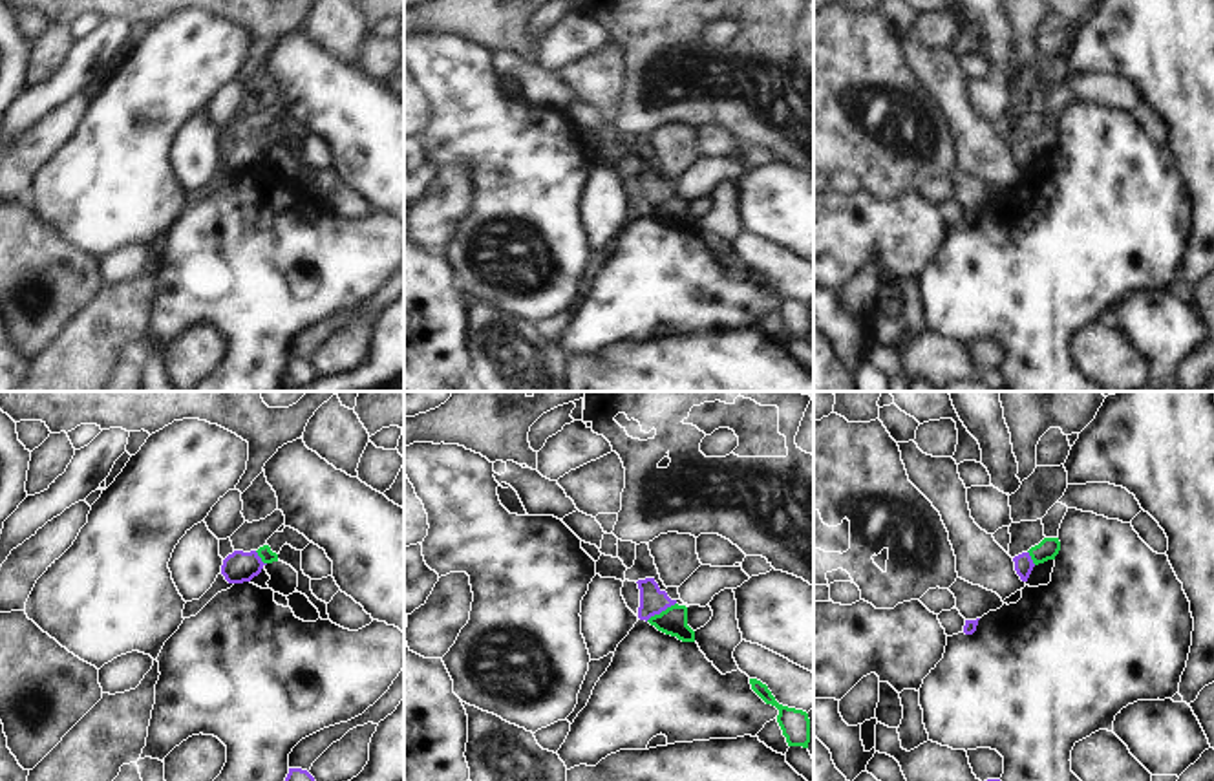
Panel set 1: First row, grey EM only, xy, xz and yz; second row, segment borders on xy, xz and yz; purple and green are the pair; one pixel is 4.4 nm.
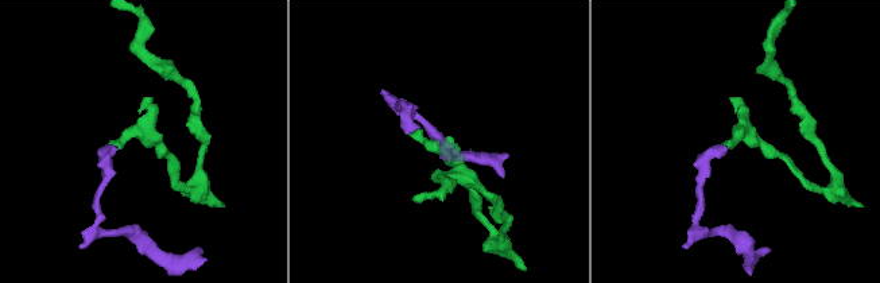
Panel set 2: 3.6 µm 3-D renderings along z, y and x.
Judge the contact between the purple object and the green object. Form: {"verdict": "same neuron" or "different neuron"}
{"verdict": "different neuron"}

